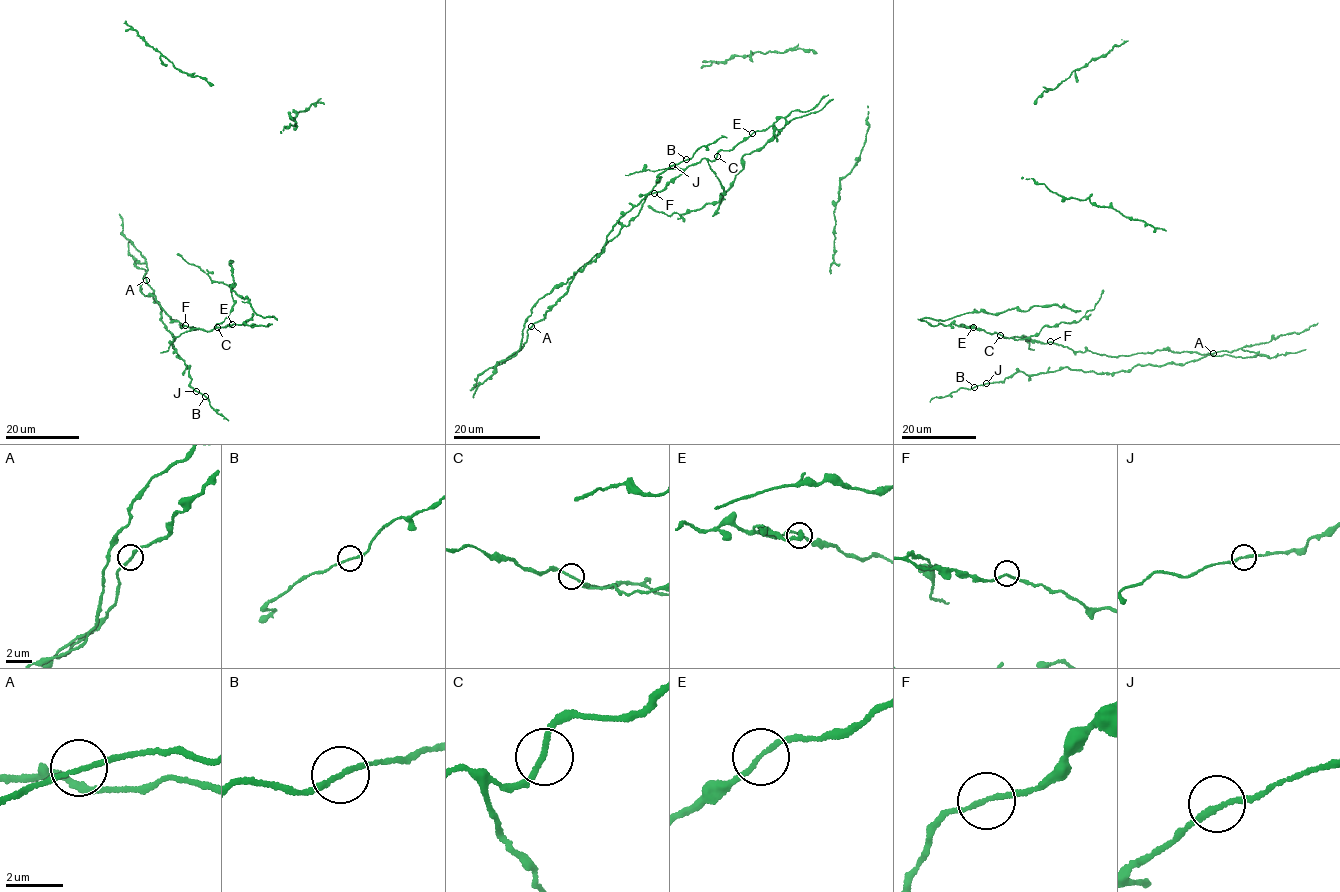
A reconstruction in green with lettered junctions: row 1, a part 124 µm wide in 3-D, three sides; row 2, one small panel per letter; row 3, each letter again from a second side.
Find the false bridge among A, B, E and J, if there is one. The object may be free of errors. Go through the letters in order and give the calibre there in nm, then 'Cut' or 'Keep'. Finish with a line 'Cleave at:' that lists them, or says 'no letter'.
A: Thickness 160 nm. Keep
B: Thickness 170 nm. Keep
E: Thickness 150 nm. Keep
J: Thickness 180 nm. Keep
Cleave at: no letter

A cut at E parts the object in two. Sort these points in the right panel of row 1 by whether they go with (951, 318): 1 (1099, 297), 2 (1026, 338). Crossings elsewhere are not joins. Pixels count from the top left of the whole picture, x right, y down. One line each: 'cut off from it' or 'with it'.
1: cut off from it
2: cut off from it

